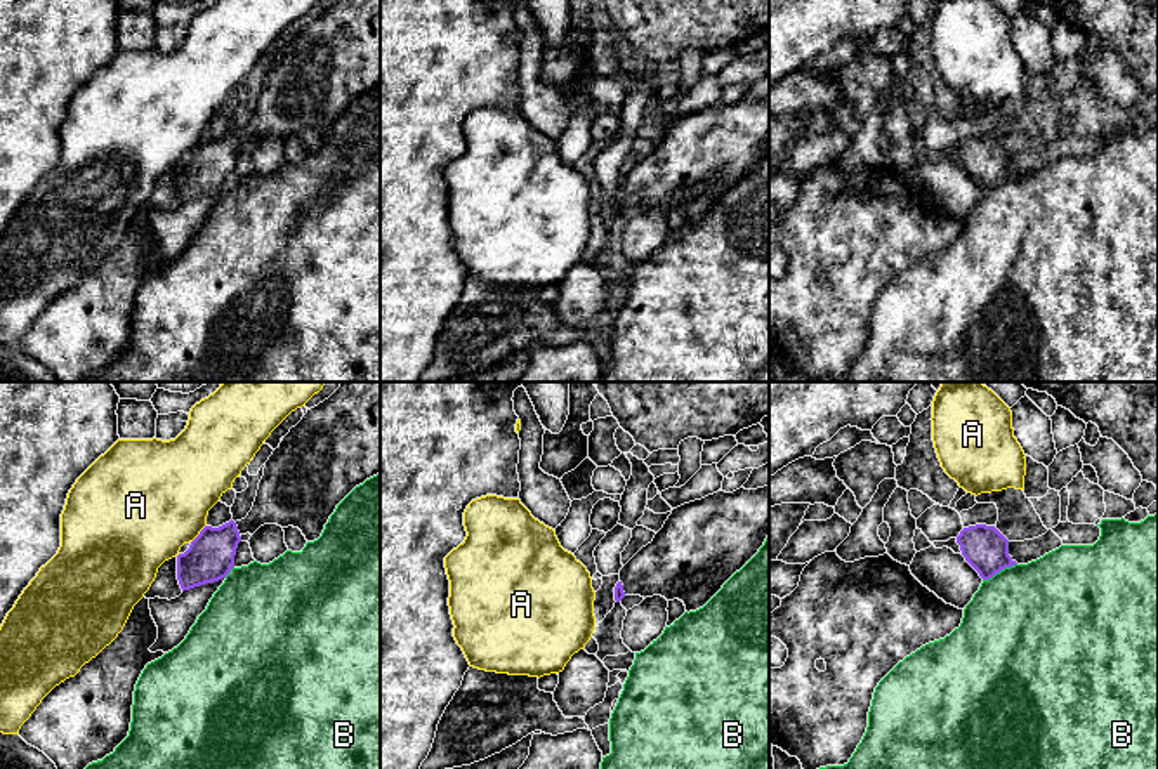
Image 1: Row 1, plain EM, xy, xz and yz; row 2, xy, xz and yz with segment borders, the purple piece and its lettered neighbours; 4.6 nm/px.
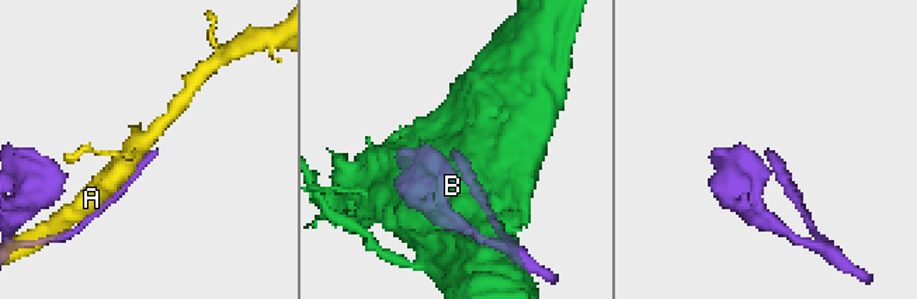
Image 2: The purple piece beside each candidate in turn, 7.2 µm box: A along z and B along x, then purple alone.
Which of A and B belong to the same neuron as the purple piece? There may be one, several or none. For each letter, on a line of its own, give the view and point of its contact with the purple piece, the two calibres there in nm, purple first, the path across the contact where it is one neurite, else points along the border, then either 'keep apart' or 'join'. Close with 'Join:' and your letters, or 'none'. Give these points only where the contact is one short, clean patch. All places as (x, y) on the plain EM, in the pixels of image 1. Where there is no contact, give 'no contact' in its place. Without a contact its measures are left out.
A: contact xy (200, 144); calibres 220 and 480 nm; keep apart
B: contact yz (999, 183); calibres 200 and 500 nm; keep apart
Join: none

